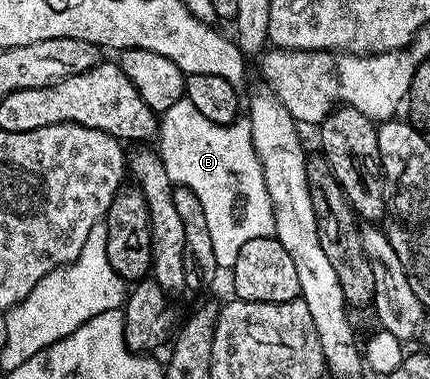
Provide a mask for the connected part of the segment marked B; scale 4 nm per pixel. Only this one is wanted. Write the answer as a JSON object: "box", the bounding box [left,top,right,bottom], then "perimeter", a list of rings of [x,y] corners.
{"box":[157,102,275,270],"perimeter":[[[180,102],[171,107],[170,112],[162,113],[159,121],[157,151],[161,162],[165,162],[165,174],[173,177],[180,188],[193,190],[203,203],[205,223],[209,225],[209,239],[213,242],[213,258],[220,269],[230,270],[237,262],[237,254],[245,242],[253,238],[265,238],[275,234],[275,211],[265,186],[265,174],[253,148],[253,134],[250,123],[240,118],[234,124],[209,122],[205,114],[195,110],[192,104]]]}

